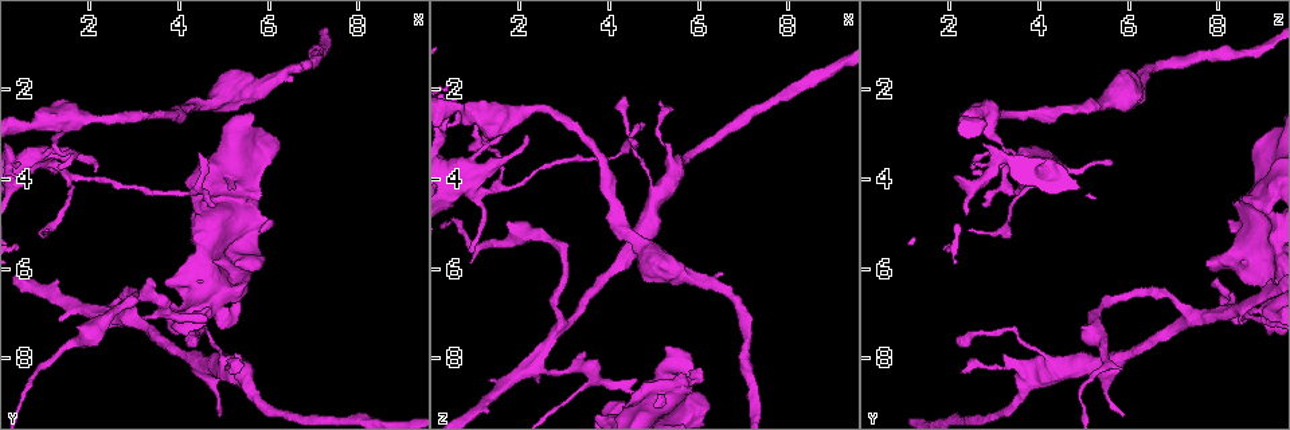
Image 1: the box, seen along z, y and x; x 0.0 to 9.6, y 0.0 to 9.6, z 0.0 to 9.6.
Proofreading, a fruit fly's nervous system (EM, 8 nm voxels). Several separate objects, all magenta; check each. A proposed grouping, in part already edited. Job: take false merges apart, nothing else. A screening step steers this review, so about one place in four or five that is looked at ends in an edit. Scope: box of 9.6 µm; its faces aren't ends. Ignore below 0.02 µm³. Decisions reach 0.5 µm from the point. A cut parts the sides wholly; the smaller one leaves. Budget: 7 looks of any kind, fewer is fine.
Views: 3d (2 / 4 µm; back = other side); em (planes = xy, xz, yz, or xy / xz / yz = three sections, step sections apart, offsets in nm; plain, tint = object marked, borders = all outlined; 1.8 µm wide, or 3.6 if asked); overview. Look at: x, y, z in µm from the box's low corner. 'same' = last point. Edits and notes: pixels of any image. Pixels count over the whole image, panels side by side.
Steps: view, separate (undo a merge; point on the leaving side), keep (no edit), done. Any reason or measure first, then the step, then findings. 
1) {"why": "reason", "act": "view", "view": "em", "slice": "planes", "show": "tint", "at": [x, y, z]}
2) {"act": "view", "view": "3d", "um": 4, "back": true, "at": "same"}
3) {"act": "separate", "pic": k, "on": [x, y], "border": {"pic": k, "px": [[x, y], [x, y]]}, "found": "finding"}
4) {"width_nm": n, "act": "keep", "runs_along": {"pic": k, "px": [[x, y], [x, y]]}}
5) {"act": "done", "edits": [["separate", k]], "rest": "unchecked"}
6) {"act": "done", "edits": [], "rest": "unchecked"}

{"why": "calibre changes", "act": "view", "view": "3d", "um": 4, "at": [4.90, 2.25, 5.55]}

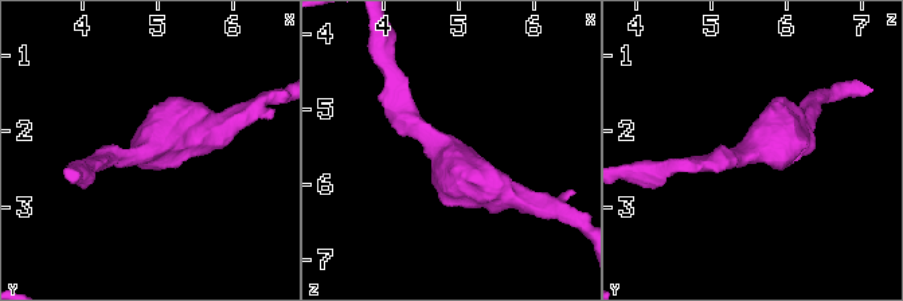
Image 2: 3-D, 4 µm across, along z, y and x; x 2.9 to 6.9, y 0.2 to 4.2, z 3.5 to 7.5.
{"arm_widths_nm": [240, 440], "act": "view", "view": "em", "um": 3.6, "slice": "xz", "step": 4, "show": "tint", "at": [4.85, 2.30, 5.55]}

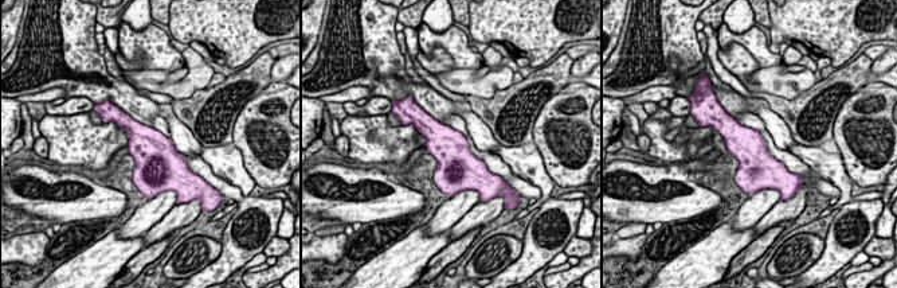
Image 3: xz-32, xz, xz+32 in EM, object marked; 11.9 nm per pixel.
{"act": "view", "view": "em", "um": 3.6, "slice": "planes", "show": "tint", "at": "same"}

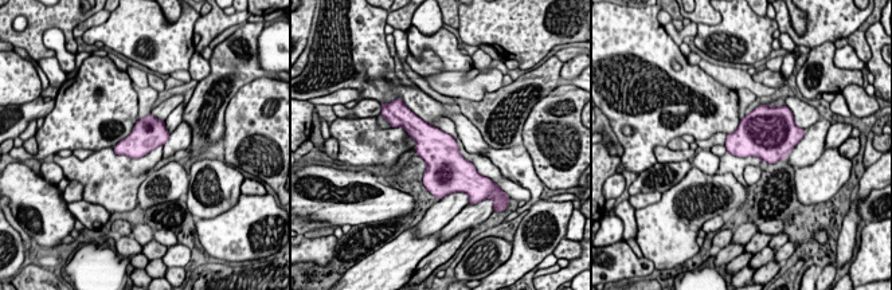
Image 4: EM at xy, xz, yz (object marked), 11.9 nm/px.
{"act": "keep", "found": "continuous, no second cell"}

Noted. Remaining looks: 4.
{"why": "sharp bend", "act": "view", "view": "em", "slice": "planes", "show": "tint", "at": [5.30, 4.85, 8.95]}

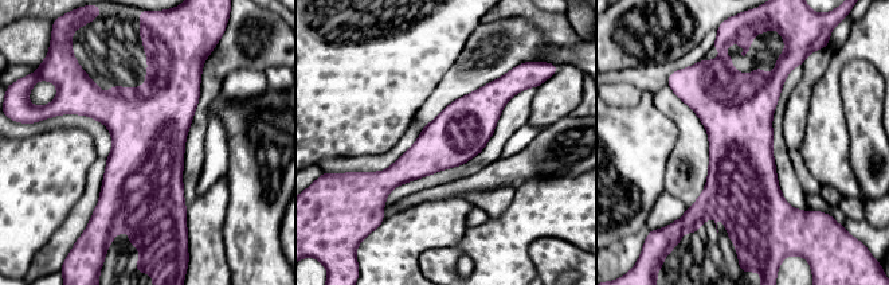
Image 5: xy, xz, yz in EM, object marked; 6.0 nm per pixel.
{"act": "keep", "runs_along": {"pic": 5, "px": [[508, 93], [378, 186]]}, "found": "continuous, no second cell"}

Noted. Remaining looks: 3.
{"why": "thick turns thin", "act": "view", "view": "em", "slice": "xy", "step": 16, "show": "tint", "at": [5.40, 8.05, 3.45]}

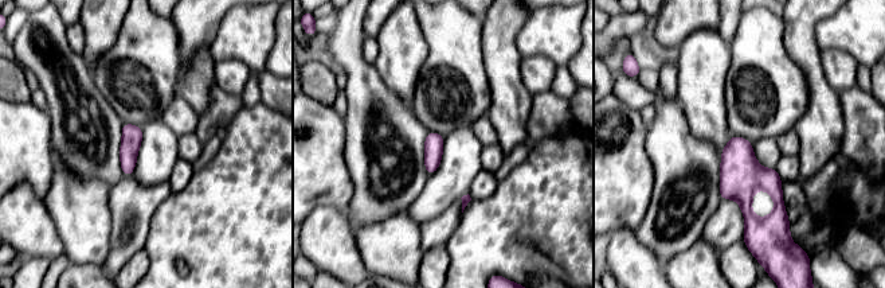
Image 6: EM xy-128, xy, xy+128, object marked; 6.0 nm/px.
{"act": "keep", "found": "continuous, no second cell"}

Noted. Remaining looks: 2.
{"act": "done", "edits": [], "rest": "unchecked"}

